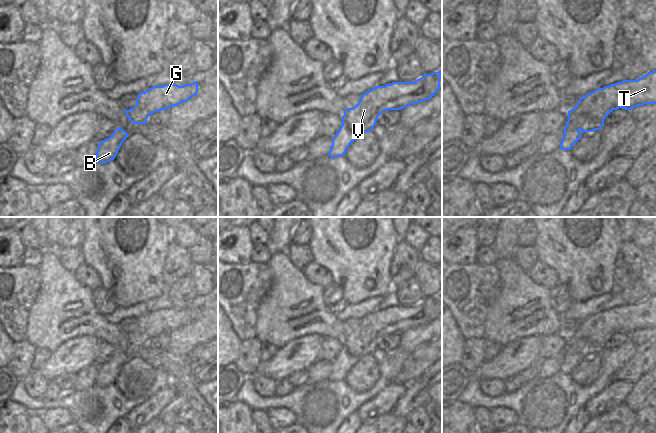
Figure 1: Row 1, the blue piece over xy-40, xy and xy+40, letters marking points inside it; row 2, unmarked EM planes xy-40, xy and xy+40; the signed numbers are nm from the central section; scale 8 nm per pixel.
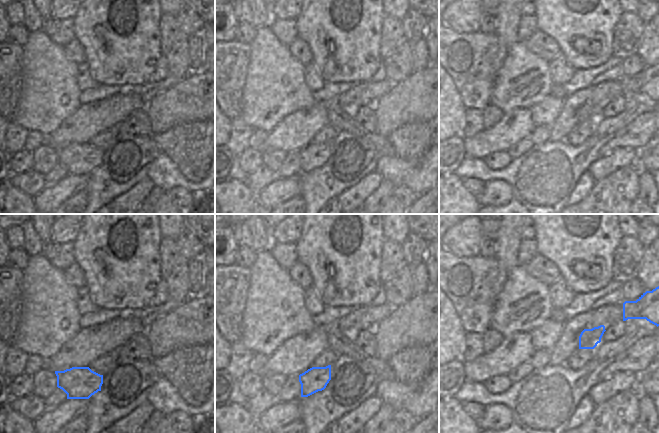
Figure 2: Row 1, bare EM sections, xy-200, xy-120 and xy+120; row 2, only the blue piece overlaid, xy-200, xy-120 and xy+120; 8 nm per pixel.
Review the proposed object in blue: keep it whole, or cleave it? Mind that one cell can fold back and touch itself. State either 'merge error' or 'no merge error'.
no merge error

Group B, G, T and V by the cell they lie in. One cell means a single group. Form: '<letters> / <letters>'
B G T V

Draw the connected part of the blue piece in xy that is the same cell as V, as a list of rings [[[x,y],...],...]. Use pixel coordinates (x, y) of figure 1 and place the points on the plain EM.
[[[442,295],[424,298],[413,306],[392,306],[385,310],[375,310],[360,320],[360,325],[353,331],[344,334],[342,349],[332,362],[332,369],[328,380],[337,382],[344,380],[348,371],[362,356],[371,355],[376,349],[378,341],[387,334],[401,334],[411,328],[417,328],[432,322],[440,313]]]

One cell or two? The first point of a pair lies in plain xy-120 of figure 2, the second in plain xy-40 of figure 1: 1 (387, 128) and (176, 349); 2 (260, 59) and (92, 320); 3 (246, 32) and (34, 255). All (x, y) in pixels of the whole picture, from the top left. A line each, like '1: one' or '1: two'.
1: one
2: one
3: one

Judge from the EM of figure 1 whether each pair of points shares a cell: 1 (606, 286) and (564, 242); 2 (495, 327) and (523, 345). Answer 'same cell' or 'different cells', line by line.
1: same cell
2: different cells

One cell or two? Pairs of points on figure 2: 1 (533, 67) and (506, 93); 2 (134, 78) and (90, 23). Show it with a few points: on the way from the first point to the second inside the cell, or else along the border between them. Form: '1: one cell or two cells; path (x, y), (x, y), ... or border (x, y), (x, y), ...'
1: one cell; path (525, 72), (521, 74), (521, 78), (514, 85)
2: one cell; path (120, 63), (111, 54), (102, 51), (96, 38)

